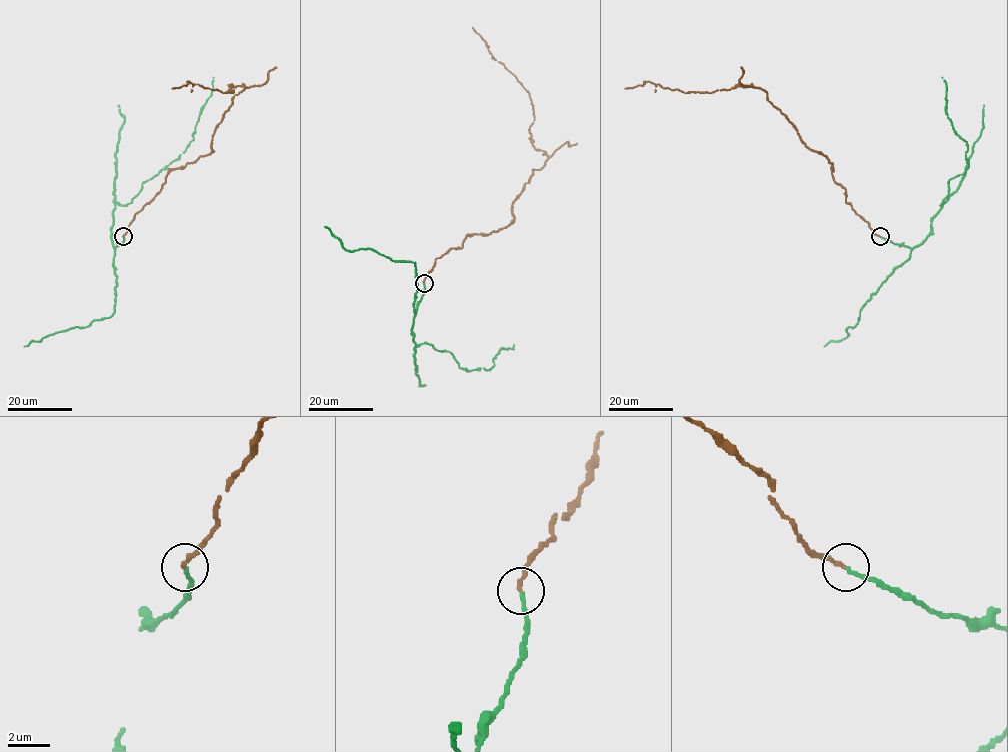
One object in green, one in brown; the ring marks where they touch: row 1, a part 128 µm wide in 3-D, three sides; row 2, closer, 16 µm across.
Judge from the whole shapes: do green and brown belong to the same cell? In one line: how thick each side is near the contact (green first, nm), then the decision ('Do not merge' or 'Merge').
Thickness 190 nm (green) against 200 nm. Merge

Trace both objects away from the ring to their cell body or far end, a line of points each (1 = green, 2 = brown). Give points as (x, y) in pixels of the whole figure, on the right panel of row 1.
1: (880, 237), (910, 248), (920, 245), (948, 193), (948, 180), (968, 166), (967, 143), (948, 116), (942, 77)
2: (880, 237), (845, 202), (829, 159), (806, 146), (761, 88), (686, 93), (648, 81), (625, 88)

